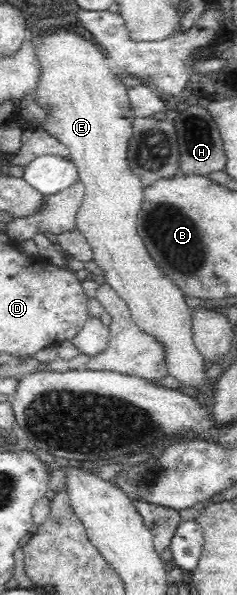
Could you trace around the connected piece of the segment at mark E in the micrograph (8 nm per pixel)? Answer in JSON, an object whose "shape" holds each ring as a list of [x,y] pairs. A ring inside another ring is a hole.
{"shape":[[[62,30],[51,36],[44,36],[42,47],[43,72],[36,85],[40,98],[51,98],[59,104],[59,111],[43,125],[43,129],[59,139],[71,153],[73,164],[77,167],[79,179],[85,185],[85,194],[80,201],[74,219],[75,229],[88,241],[92,248],[93,261],[102,270],[105,283],[120,295],[127,304],[129,315],[140,331],[148,334],[160,344],[164,358],[165,376],[174,379],[180,387],[196,393],[202,399],[214,397],[214,381],[208,375],[208,361],[202,350],[194,342],[190,327],[190,307],[180,286],[156,264],[137,229],[137,213],[140,211],[143,188],[140,179],[126,162],[126,143],[132,133],[132,119],[135,117],[126,96],[126,86],[112,80],[112,65],[97,46],[72,32]]]}

